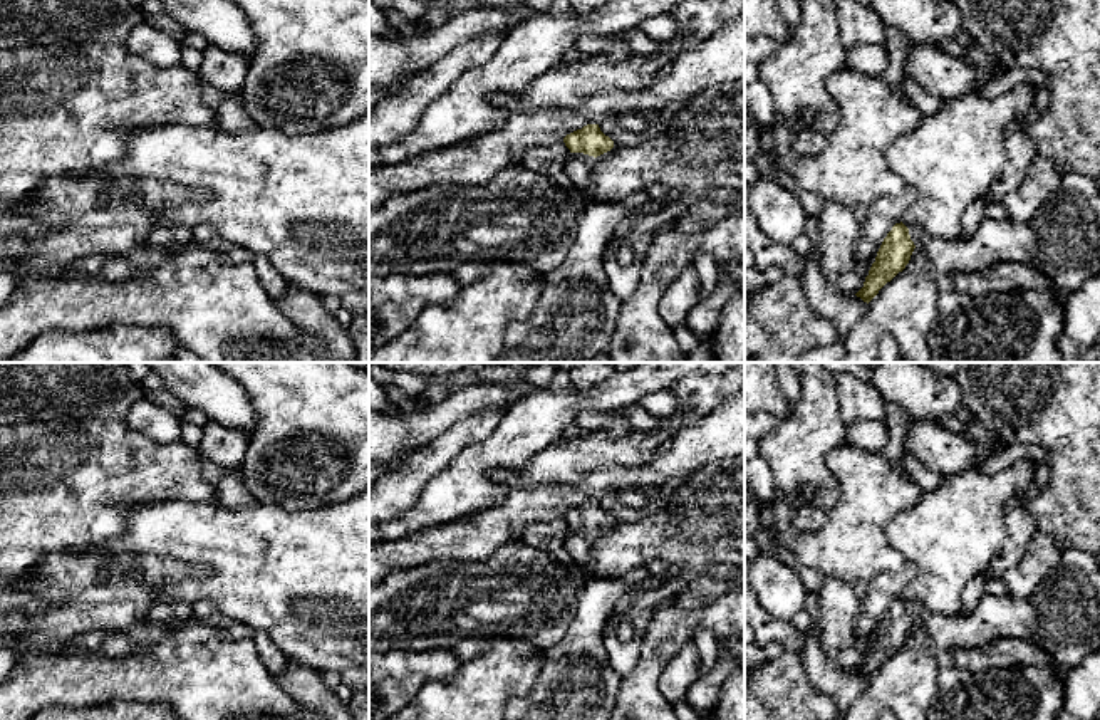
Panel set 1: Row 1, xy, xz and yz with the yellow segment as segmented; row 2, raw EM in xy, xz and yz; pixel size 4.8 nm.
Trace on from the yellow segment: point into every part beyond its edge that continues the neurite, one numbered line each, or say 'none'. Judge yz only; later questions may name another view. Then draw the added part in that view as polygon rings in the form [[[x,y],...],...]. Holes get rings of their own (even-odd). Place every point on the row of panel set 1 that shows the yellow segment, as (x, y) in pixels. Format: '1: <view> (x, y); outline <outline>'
1: yz (1062, 240); outline [[[1063,173],[1060,188],[1026,223],[1011,218],[984,218],[968,238],[946,242],[917,227],[909,227],[911,240],[932,262],[936,274],[978,272],[981,269],[1020,262],[1046,275],[1065,295],[1100,272],[1100,186],[1095,178]]]

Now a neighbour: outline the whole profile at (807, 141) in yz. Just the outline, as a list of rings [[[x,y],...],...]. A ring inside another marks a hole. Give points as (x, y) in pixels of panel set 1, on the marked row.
[[[803,109],[795,117],[800,121],[800,124],[791,129],[793,151],[798,156],[813,156],[823,151],[830,141],[830,134],[822,134],[813,129],[813,116],[815,116],[813,111]]]

